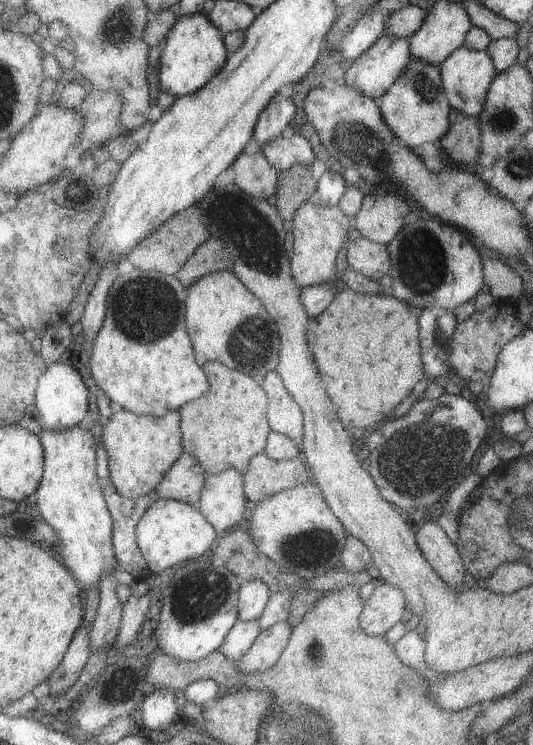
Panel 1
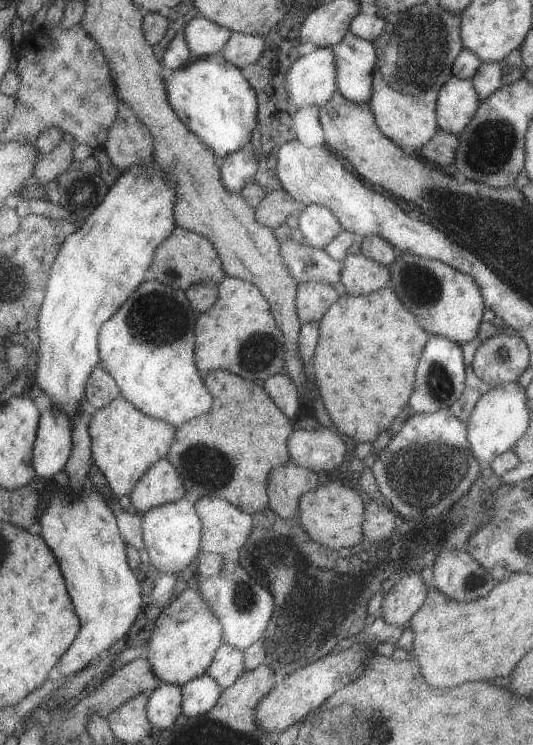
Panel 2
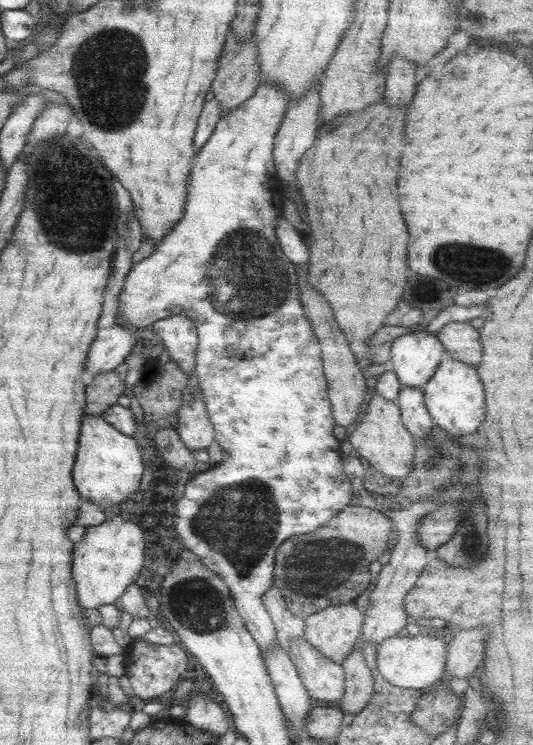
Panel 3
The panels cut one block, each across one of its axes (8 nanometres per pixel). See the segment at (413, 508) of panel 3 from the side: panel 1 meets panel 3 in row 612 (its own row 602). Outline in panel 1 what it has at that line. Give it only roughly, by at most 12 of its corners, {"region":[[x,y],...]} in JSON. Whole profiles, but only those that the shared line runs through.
{"region":[[375,582],[359,616],[361,632],[385,636],[401,622],[405,594]]}

